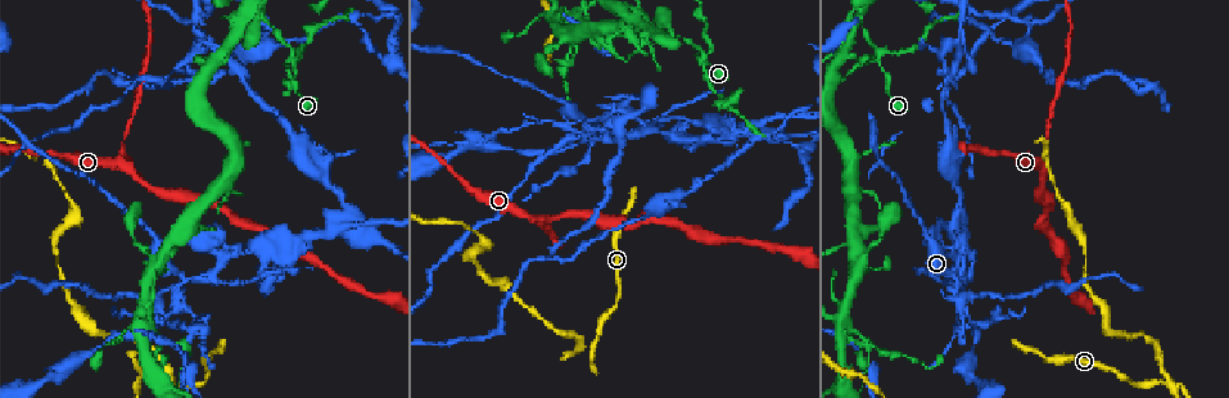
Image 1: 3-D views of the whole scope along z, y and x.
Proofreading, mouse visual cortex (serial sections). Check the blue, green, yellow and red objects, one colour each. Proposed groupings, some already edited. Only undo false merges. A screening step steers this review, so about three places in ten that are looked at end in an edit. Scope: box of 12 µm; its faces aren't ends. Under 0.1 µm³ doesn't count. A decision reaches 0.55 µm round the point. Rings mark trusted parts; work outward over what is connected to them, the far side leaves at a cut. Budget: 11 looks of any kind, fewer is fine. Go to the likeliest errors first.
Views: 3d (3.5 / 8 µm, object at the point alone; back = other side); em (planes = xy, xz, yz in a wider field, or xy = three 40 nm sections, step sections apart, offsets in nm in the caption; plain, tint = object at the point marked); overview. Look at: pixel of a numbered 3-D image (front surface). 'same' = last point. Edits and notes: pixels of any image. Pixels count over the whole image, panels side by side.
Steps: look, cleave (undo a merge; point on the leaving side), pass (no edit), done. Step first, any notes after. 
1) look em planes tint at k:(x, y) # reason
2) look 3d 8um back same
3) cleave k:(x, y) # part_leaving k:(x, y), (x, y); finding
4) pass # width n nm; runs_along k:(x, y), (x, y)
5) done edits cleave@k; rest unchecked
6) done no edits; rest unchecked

look 3d 3.5um at 1:(704, 55) # branch point

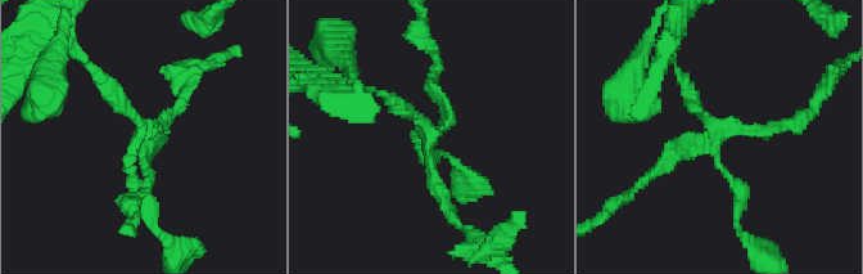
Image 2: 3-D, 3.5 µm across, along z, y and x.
look em xy step 1 tint at 2:(142, 138) # now the EM

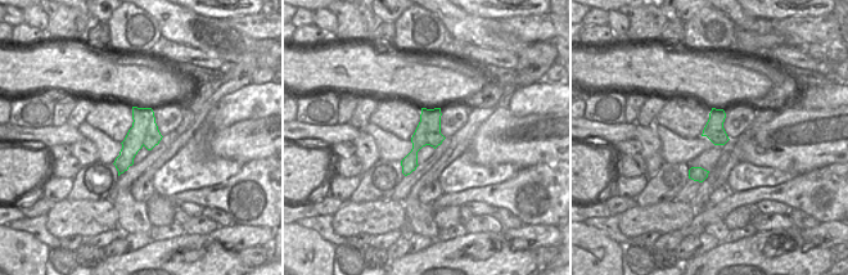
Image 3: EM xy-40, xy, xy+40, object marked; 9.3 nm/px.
cleave 2:(149, 144) # border 3:(143, 108), (148, 122), (144, 144); two cells meet here

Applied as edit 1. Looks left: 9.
look 3d 3.5um at 1:(1171, 386) # abrupt turn

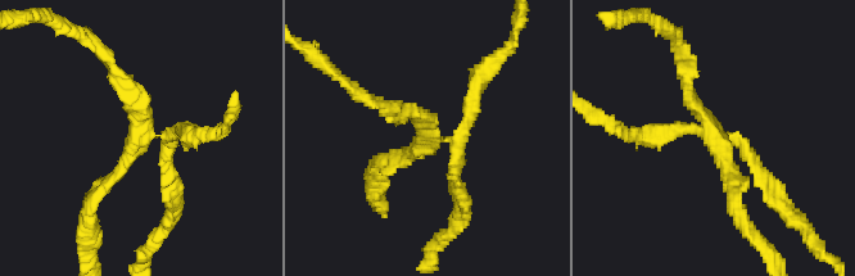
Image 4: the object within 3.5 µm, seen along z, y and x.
look em planes tint at 4:(713, 133) # now the EM

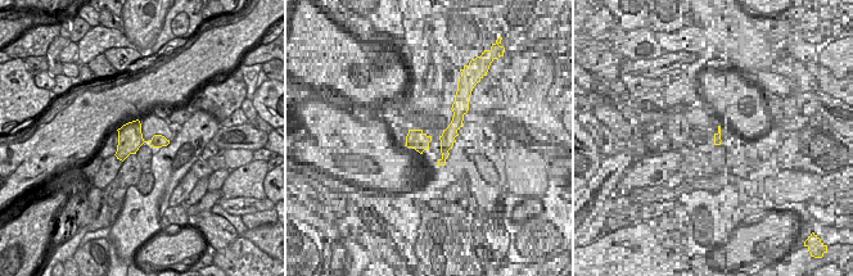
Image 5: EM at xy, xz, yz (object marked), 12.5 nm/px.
cleave 4:(727, 157) # a second cell is stuck on

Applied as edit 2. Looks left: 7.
look overview # see it whole again

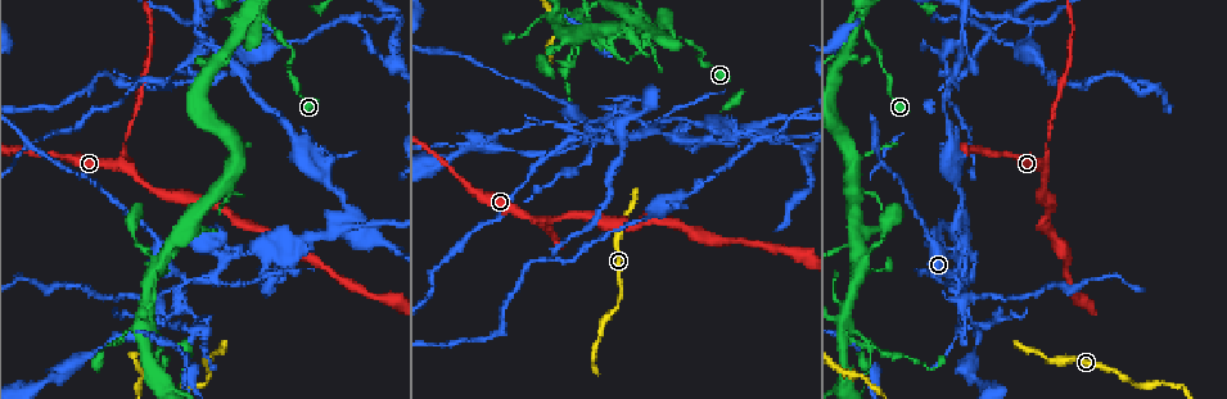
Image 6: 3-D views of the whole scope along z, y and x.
look 3d 3.5um at 6:(599, 130) # sharp bend

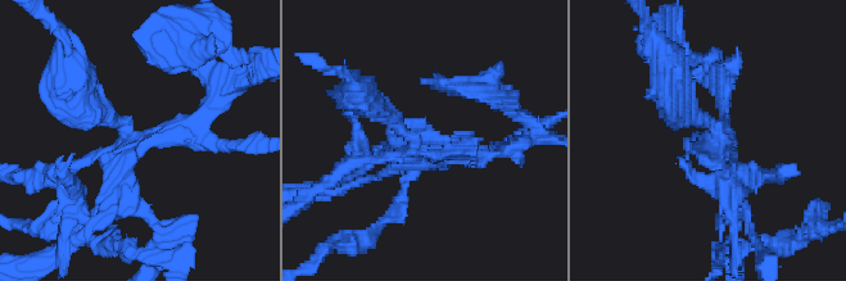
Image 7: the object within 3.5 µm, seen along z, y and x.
look em xy step 3 tint at 7:(415, 144) # arms 4; arm_widths 150, 150, 200, 350 nm

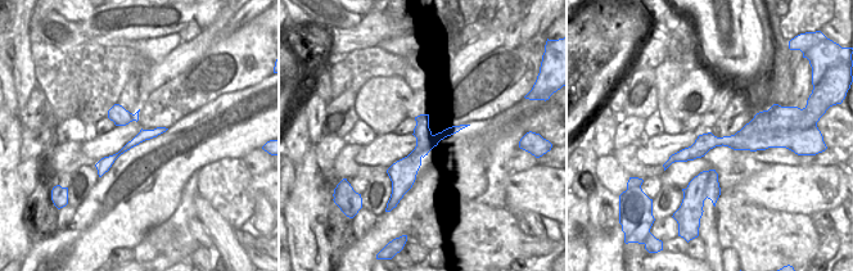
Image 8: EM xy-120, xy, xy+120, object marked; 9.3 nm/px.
cleave 7:(702, 181) # a second cell is stuck on

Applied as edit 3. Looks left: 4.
look 3d 8um at 6:(564, 102) # calibre changes

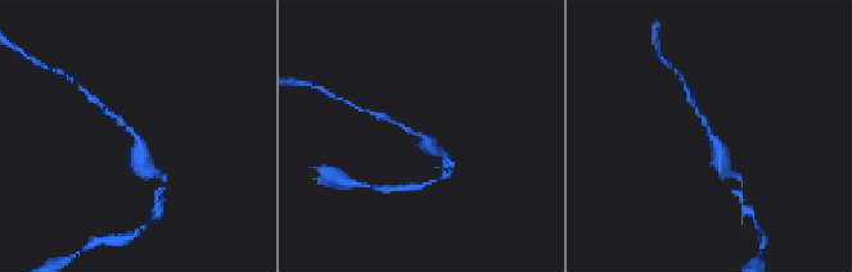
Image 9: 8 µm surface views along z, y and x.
look 3d 3.5um at 9:(711, 132) # closer look

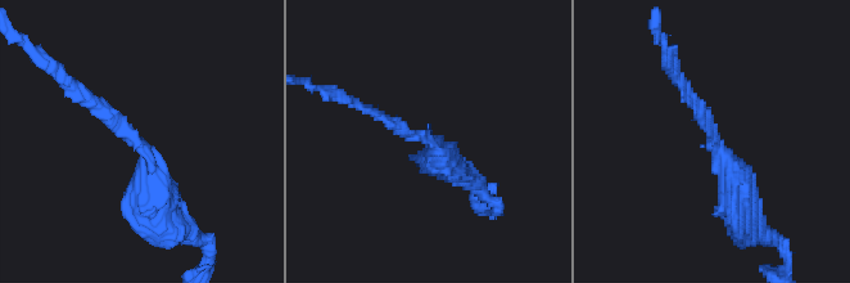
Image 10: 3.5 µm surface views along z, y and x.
look em planes tint at 10:(127, 135) # arm_widths 150, 450 nm

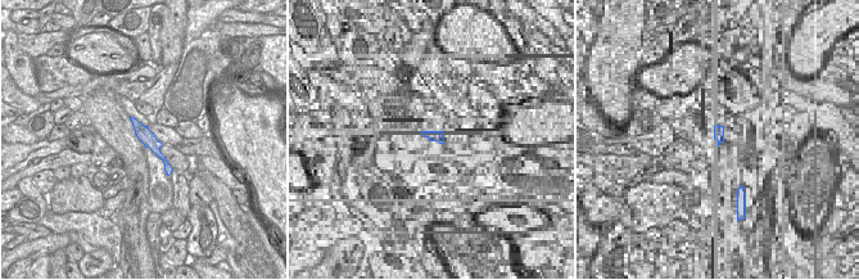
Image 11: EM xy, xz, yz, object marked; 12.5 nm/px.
pass # width 190 nm; runs_along 10:(153, 214), (149, 155), (71, 84); continuous, no second cell

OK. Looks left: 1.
done edits cleave@2, cleave@4, cleave@7; rest unchecked

